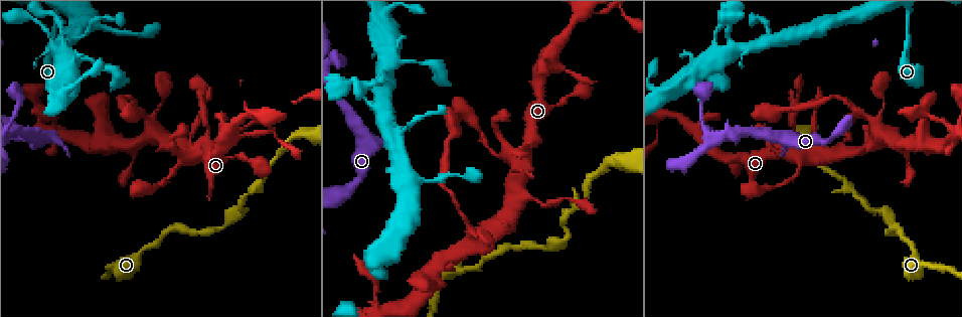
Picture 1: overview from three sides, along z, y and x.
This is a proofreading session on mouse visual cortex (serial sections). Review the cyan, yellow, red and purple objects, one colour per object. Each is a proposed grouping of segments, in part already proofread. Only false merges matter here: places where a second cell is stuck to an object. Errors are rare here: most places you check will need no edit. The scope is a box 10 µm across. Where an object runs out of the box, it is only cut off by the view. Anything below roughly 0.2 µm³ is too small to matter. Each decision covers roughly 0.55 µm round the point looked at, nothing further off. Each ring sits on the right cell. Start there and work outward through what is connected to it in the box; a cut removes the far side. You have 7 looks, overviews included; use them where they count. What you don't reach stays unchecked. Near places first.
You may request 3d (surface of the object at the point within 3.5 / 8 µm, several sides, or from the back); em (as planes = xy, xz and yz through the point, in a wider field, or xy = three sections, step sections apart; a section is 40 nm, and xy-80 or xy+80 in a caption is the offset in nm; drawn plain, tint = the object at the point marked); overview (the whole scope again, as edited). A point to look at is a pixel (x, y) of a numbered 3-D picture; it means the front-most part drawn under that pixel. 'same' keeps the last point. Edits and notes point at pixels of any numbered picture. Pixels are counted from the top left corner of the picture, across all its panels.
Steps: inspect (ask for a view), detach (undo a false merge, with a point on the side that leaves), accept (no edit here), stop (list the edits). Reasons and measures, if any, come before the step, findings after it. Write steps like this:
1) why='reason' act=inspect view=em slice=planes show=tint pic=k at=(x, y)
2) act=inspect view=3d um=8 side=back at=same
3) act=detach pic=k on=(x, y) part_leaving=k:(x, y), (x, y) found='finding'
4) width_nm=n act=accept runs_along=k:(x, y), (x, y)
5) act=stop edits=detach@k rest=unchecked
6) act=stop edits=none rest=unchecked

why='abrupt turn' act=inspect view=em slice=xy step=1 show=tint pic=1 at=(907, 18)

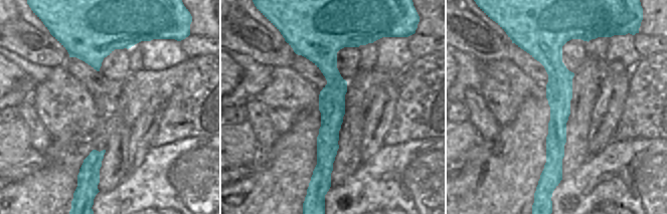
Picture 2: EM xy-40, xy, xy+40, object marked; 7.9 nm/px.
act=inspect view=3d um=3.5 at=same

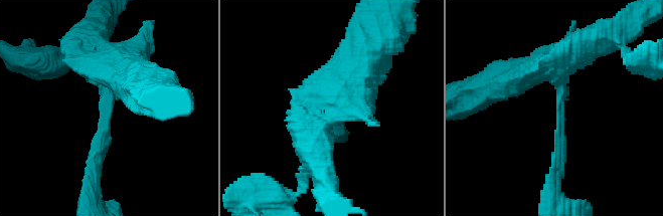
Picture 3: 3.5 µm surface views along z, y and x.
width_nm=200 act=accept runs_along=2:(552, 39), (559, 172) found='continuous, no second cell'

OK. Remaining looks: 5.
act=inspect view=3d um=3.5 pic=1 at=(466, 223)

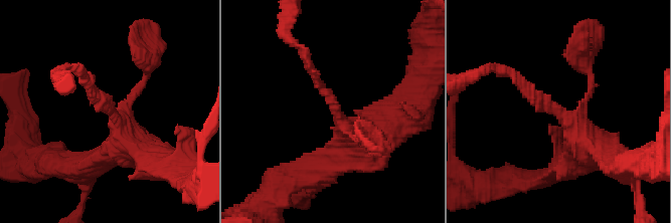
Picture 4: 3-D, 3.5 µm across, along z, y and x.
why='shape alone is not enough' act=inspect view=em slice=xy step=1 show=tint pic=4 at=(556, 110)

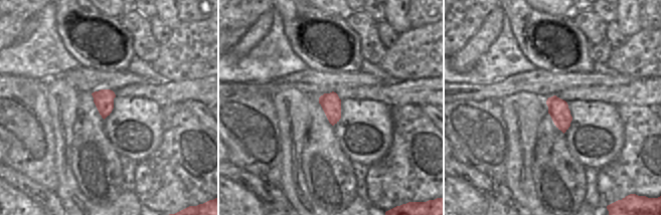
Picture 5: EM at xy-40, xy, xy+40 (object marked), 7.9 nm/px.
act=accept runs_along=4:(596, 152), (511, 74) found='one cell here'

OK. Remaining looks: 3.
why='calibre changes' act=inspect view=3d um=3.5 pic=1 at=(237, 123)

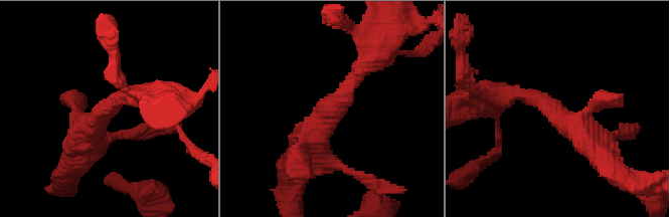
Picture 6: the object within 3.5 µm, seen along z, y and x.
arm_widths_nm=200,450 why='shape alone is not enough' act=inspect view=em slice=xy step=1 show=tint pic=6 at=(551, 107)

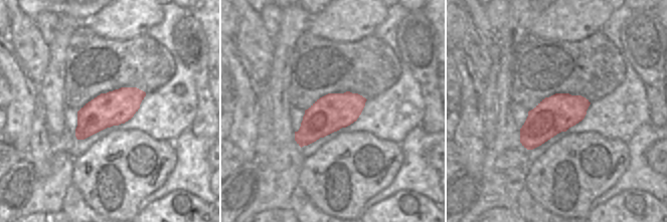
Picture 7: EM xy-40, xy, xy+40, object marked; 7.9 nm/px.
act=accept found='all the same cell'

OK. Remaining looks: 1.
act=stop edits=none rest=unchecked

